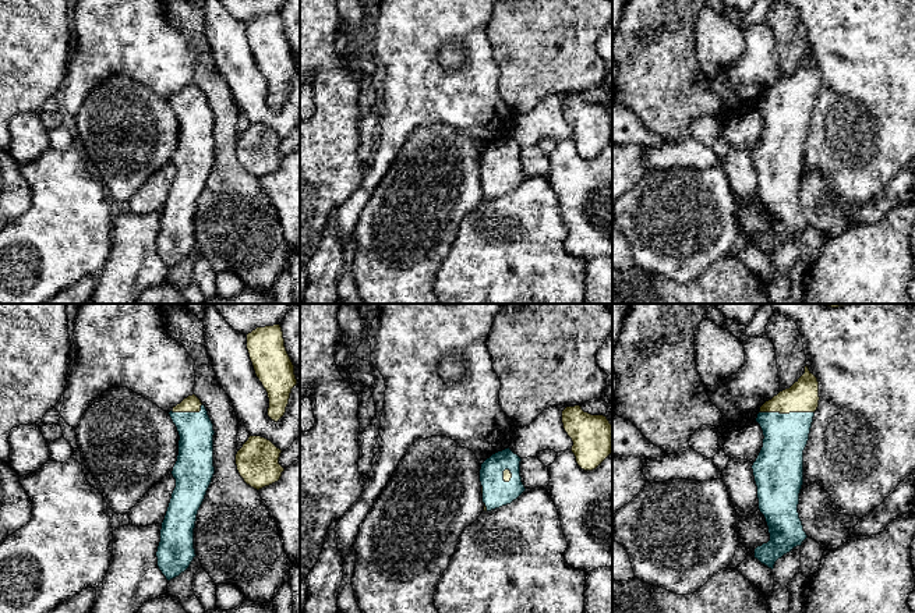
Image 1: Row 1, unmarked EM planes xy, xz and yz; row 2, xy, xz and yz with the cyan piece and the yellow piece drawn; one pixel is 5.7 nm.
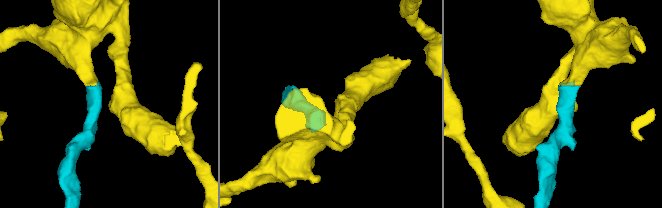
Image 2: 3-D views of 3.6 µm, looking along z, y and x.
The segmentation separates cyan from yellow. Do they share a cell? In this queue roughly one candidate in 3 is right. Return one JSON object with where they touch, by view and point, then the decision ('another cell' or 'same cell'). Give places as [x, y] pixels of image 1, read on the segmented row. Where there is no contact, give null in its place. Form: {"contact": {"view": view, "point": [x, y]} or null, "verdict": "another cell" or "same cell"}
{"contact": {"view": "yz", "point": [787, 414]}, "verdict": "same cell"}

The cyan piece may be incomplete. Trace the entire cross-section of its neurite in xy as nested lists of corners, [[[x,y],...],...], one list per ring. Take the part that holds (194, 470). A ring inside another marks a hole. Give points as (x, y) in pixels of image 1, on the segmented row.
[[[192,394],[169,412],[177,428],[179,456],[172,475],[176,488],[162,522],[156,557],[167,581],[184,573],[194,560],[194,528],[198,510],[212,482],[213,424],[205,405]]]

